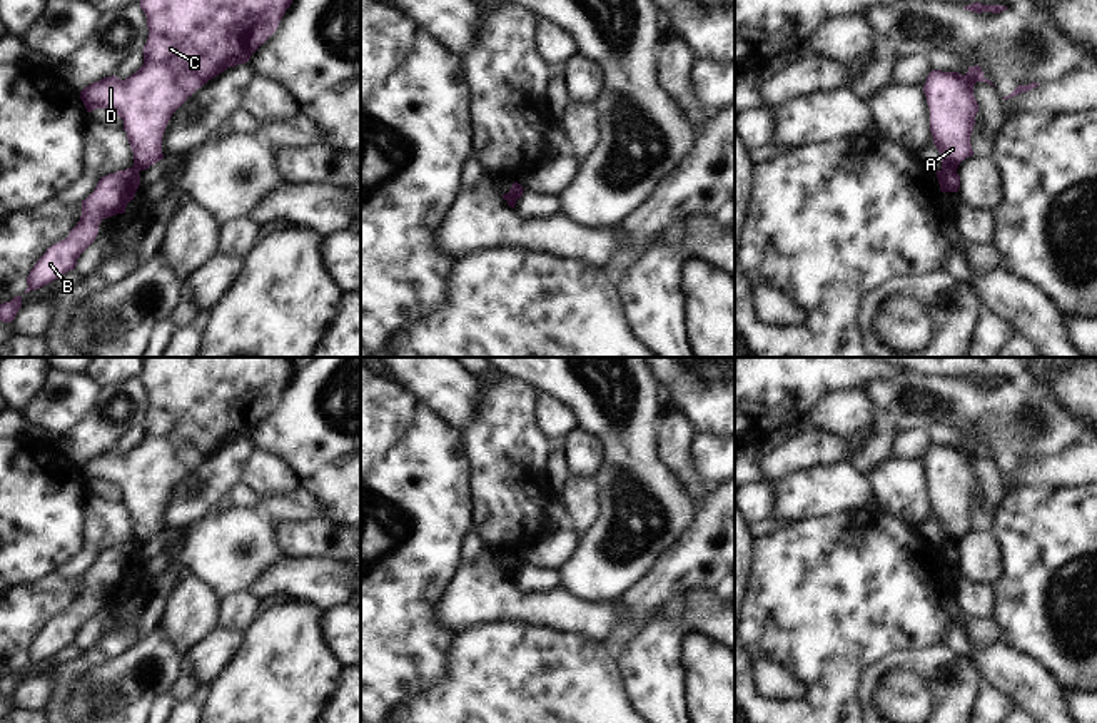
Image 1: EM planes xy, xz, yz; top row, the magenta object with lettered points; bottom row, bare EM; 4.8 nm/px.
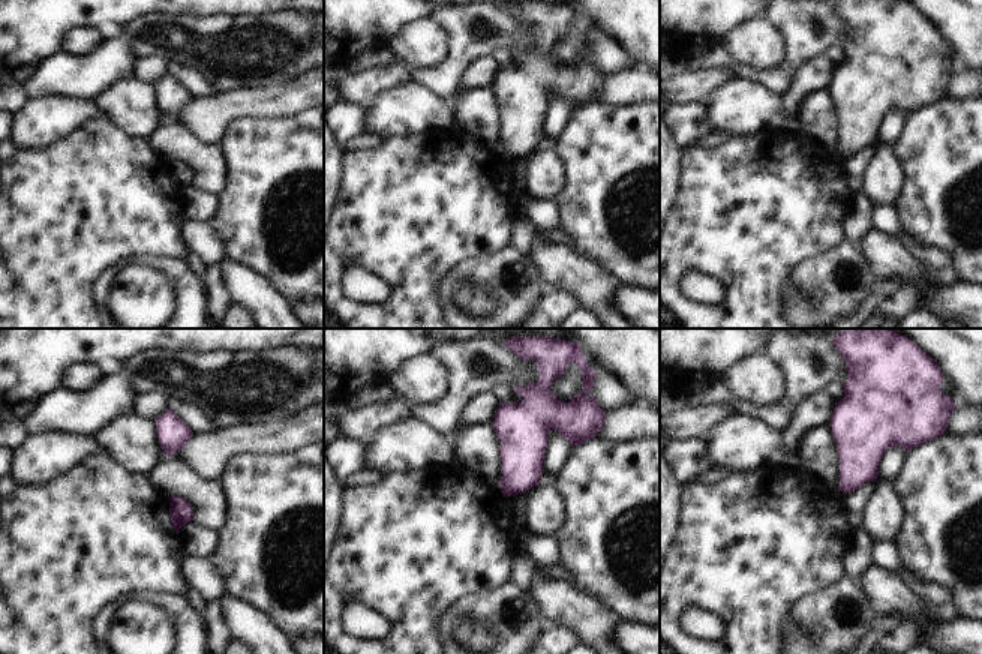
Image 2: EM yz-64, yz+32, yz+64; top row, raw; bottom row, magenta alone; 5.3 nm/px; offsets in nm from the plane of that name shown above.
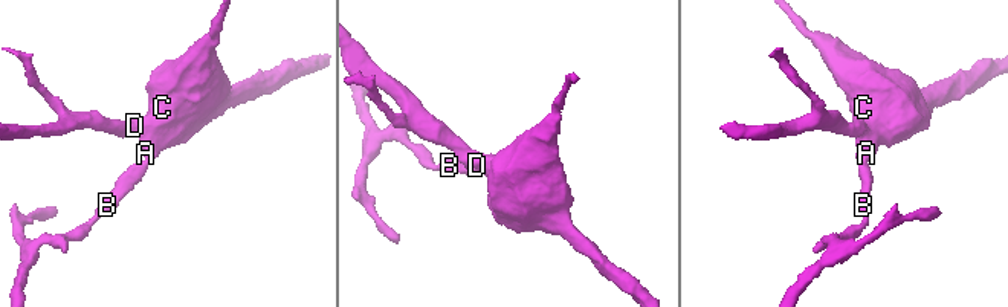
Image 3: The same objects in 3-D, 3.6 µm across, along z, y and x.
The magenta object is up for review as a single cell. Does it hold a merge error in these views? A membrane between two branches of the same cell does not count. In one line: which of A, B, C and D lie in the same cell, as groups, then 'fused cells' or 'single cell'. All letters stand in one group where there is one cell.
groups A C D / B; fused cells

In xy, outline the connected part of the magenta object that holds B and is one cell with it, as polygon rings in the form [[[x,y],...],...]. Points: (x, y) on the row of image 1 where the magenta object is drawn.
[[[135,167],[100,177],[95,190],[82,200],[80,220],[68,237],[48,247],[30,270],[25,294],[73,270],[80,254],[95,240],[100,222],[124,214],[139,185],[140,174]]]

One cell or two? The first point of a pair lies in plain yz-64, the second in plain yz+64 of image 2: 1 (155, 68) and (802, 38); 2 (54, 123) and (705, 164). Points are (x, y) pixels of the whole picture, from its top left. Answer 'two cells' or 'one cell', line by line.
1: two cells
2: two cells

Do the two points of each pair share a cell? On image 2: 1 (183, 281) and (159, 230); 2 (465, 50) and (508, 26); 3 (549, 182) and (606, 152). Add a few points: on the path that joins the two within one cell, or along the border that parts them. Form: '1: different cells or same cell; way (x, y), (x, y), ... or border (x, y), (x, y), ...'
1: different cells; border (135, 255), (173, 255), (185, 260)
2: same cell; way (476, 42), (499, 36)
3: different cells; border (553, 150), (564, 167), (564, 189), (556, 200)

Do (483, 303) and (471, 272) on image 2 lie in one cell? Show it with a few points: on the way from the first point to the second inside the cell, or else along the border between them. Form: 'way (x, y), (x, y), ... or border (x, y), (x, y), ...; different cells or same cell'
way (482, 296), (474, 279); same cell

